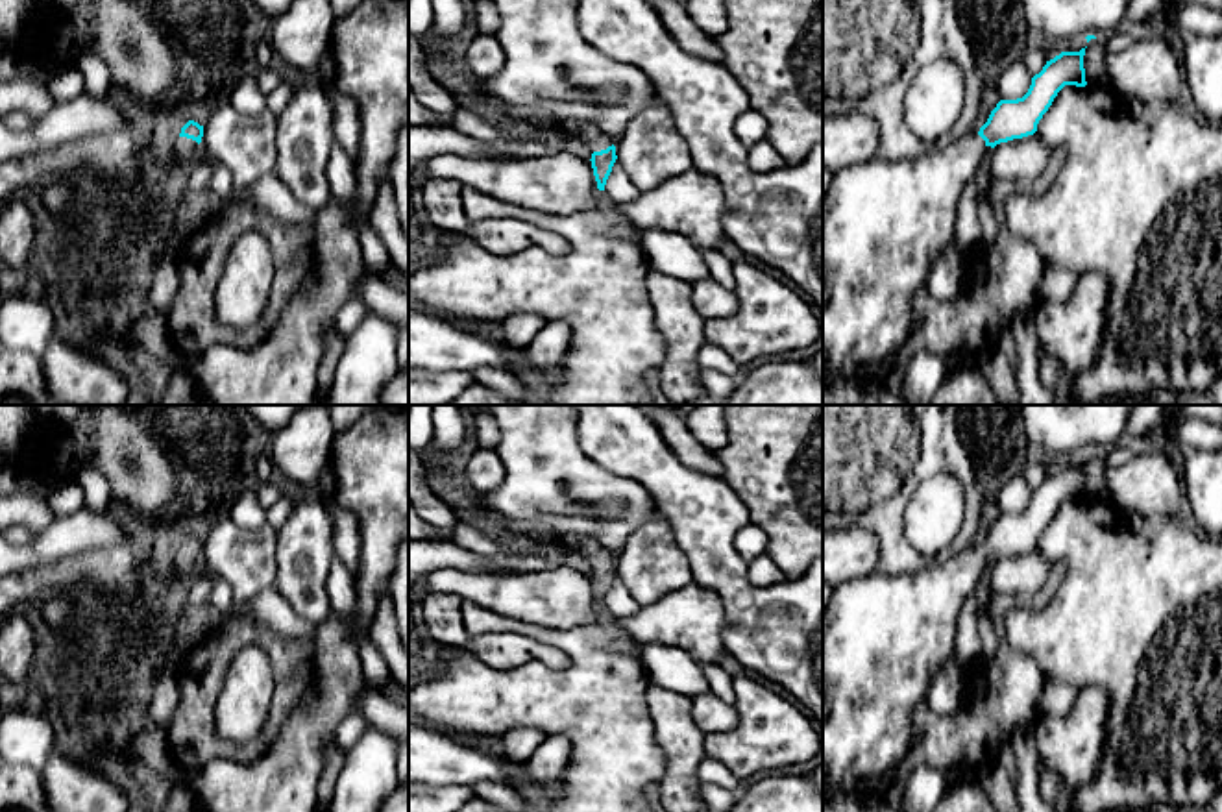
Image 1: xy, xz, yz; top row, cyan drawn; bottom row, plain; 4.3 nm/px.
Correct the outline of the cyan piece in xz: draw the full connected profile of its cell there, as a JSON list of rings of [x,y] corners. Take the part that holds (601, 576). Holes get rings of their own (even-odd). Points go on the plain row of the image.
[[[582,538],[575,544],[556,544],[564,549],[582,555],[592,568],[592,583],[597,596],[597,603],[605,605],[606,594],[617,573],[614,557],[593,538]]]

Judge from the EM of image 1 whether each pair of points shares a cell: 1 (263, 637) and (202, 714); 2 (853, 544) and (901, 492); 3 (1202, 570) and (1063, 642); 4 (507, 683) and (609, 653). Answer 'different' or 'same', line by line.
1: same
2: different
3: same
4: same

